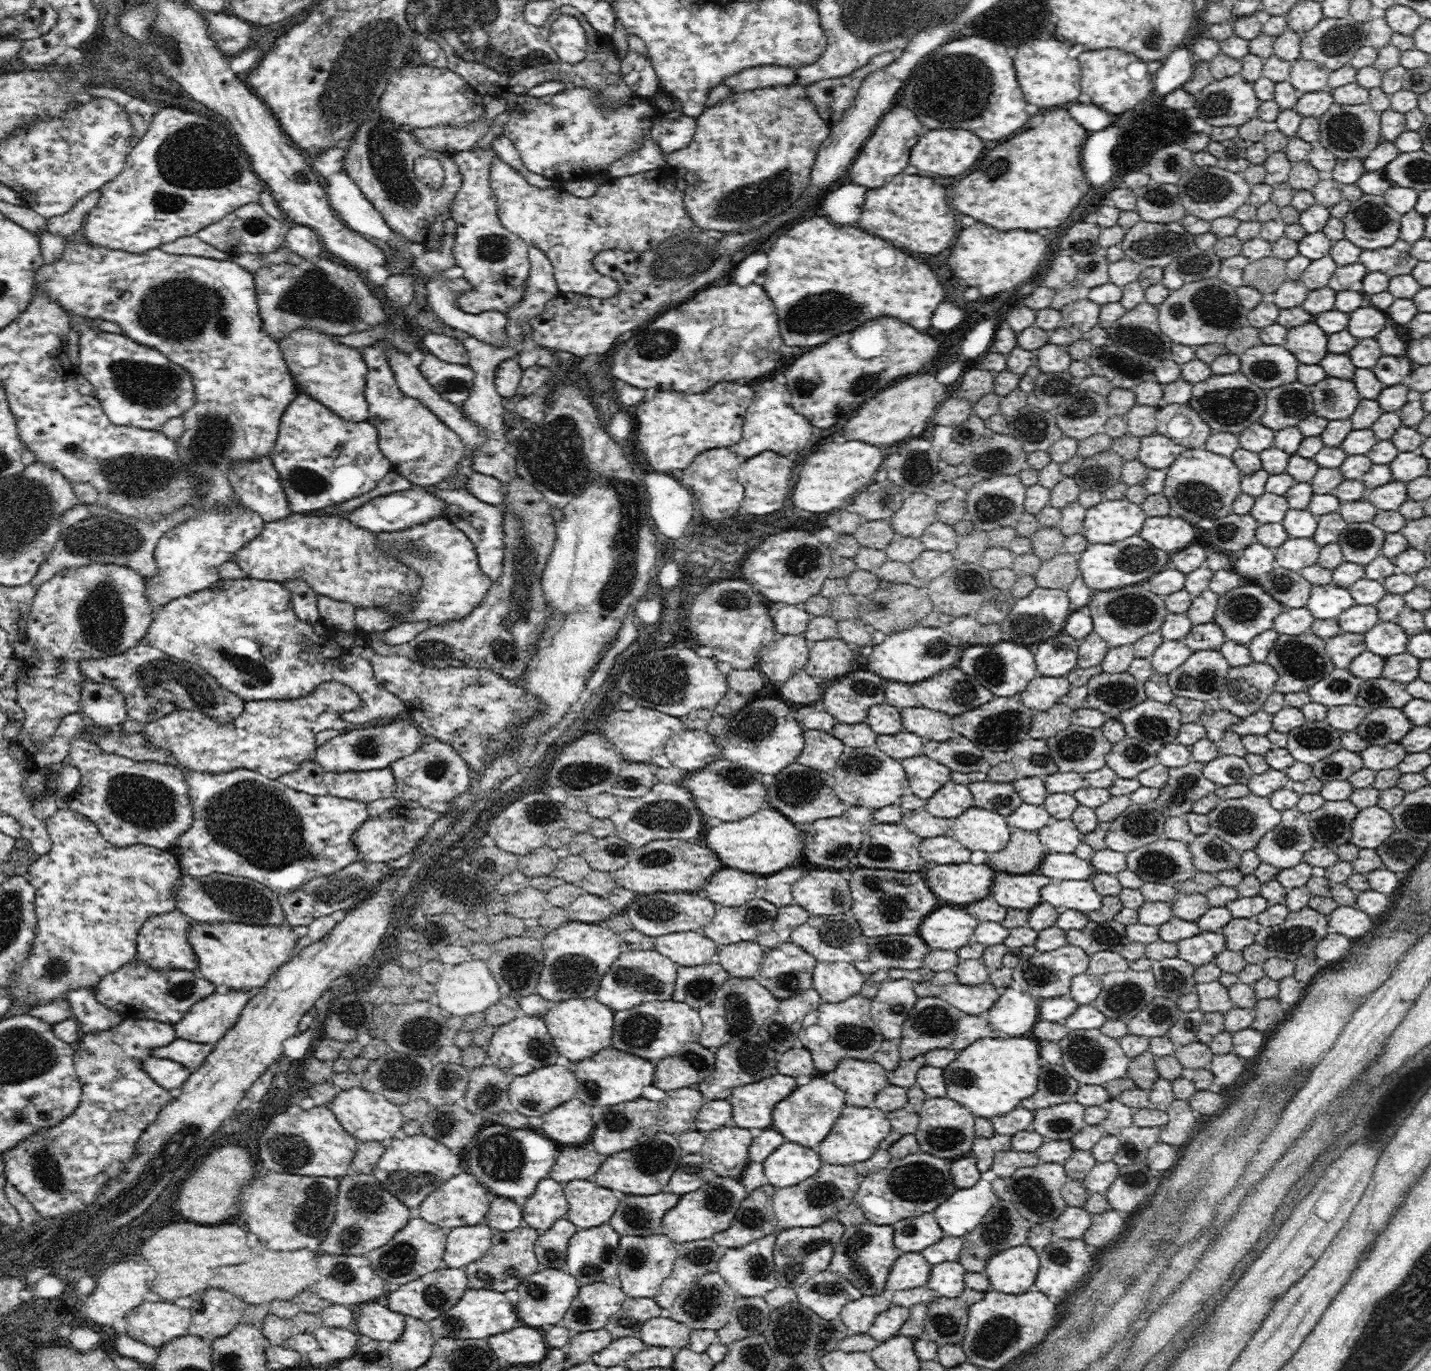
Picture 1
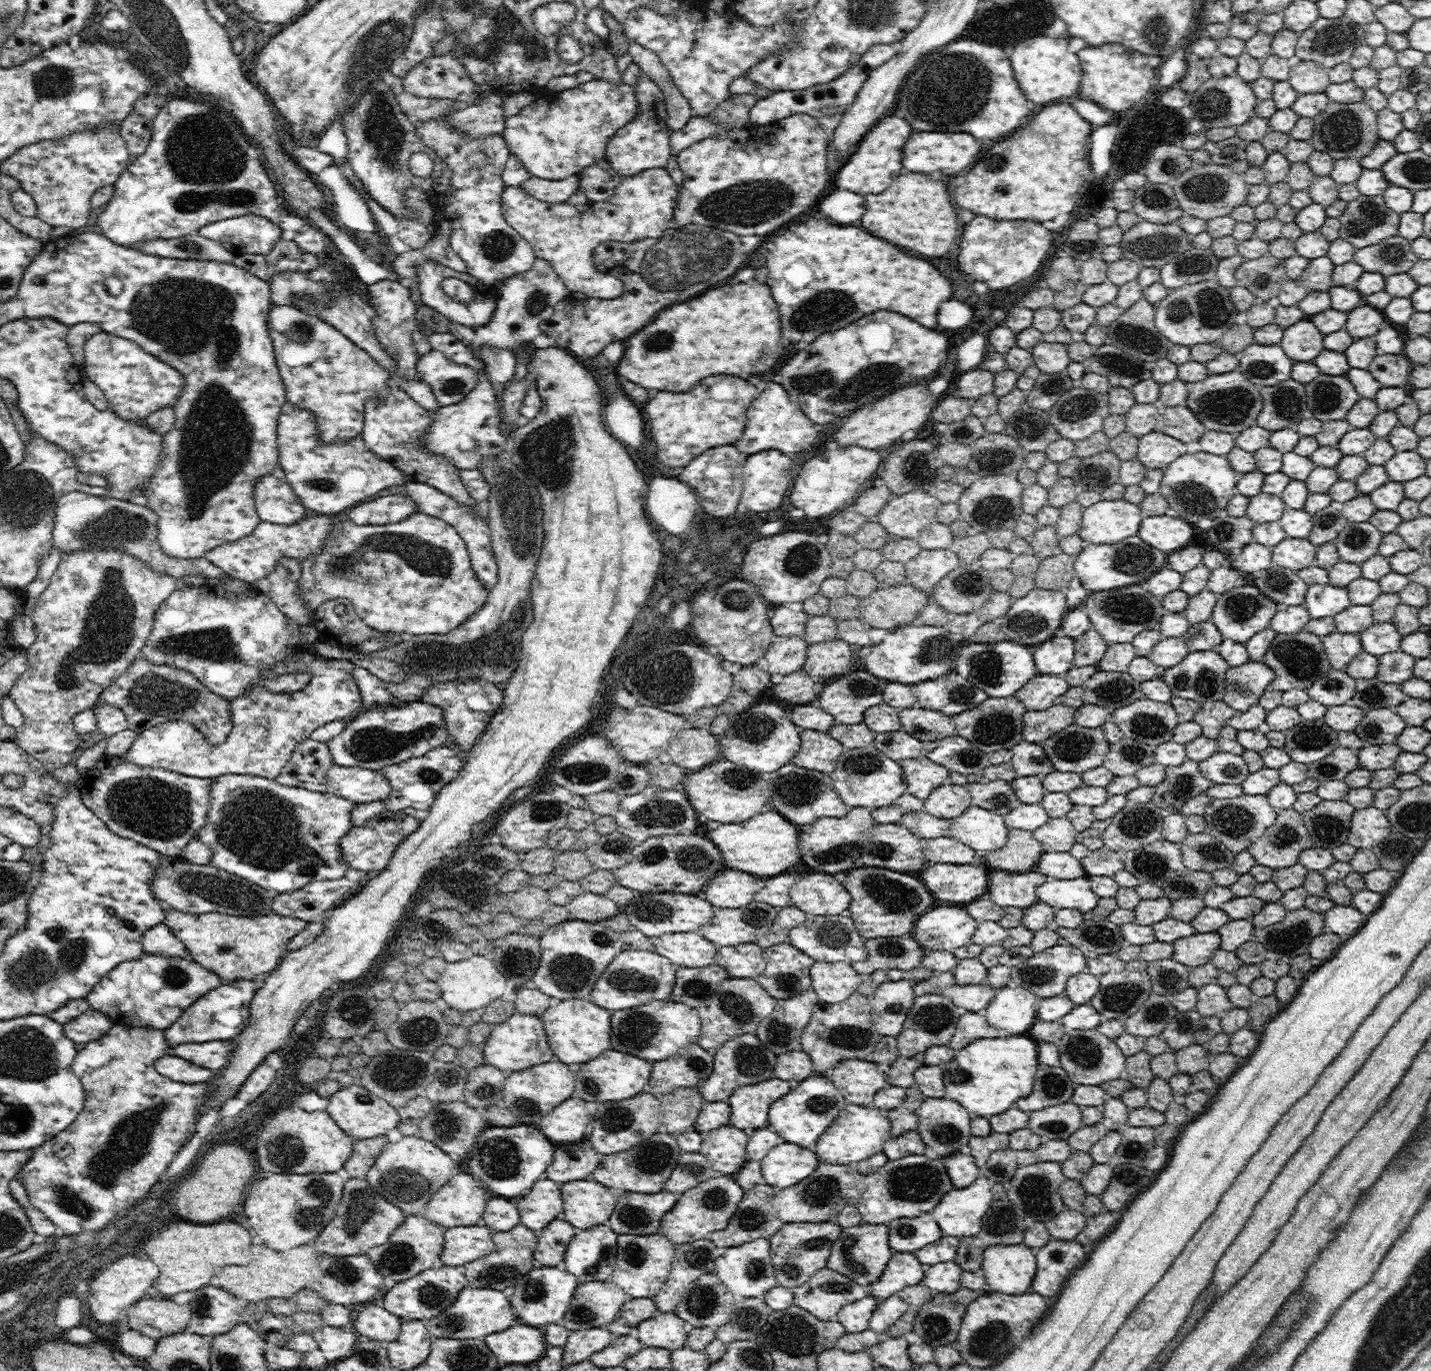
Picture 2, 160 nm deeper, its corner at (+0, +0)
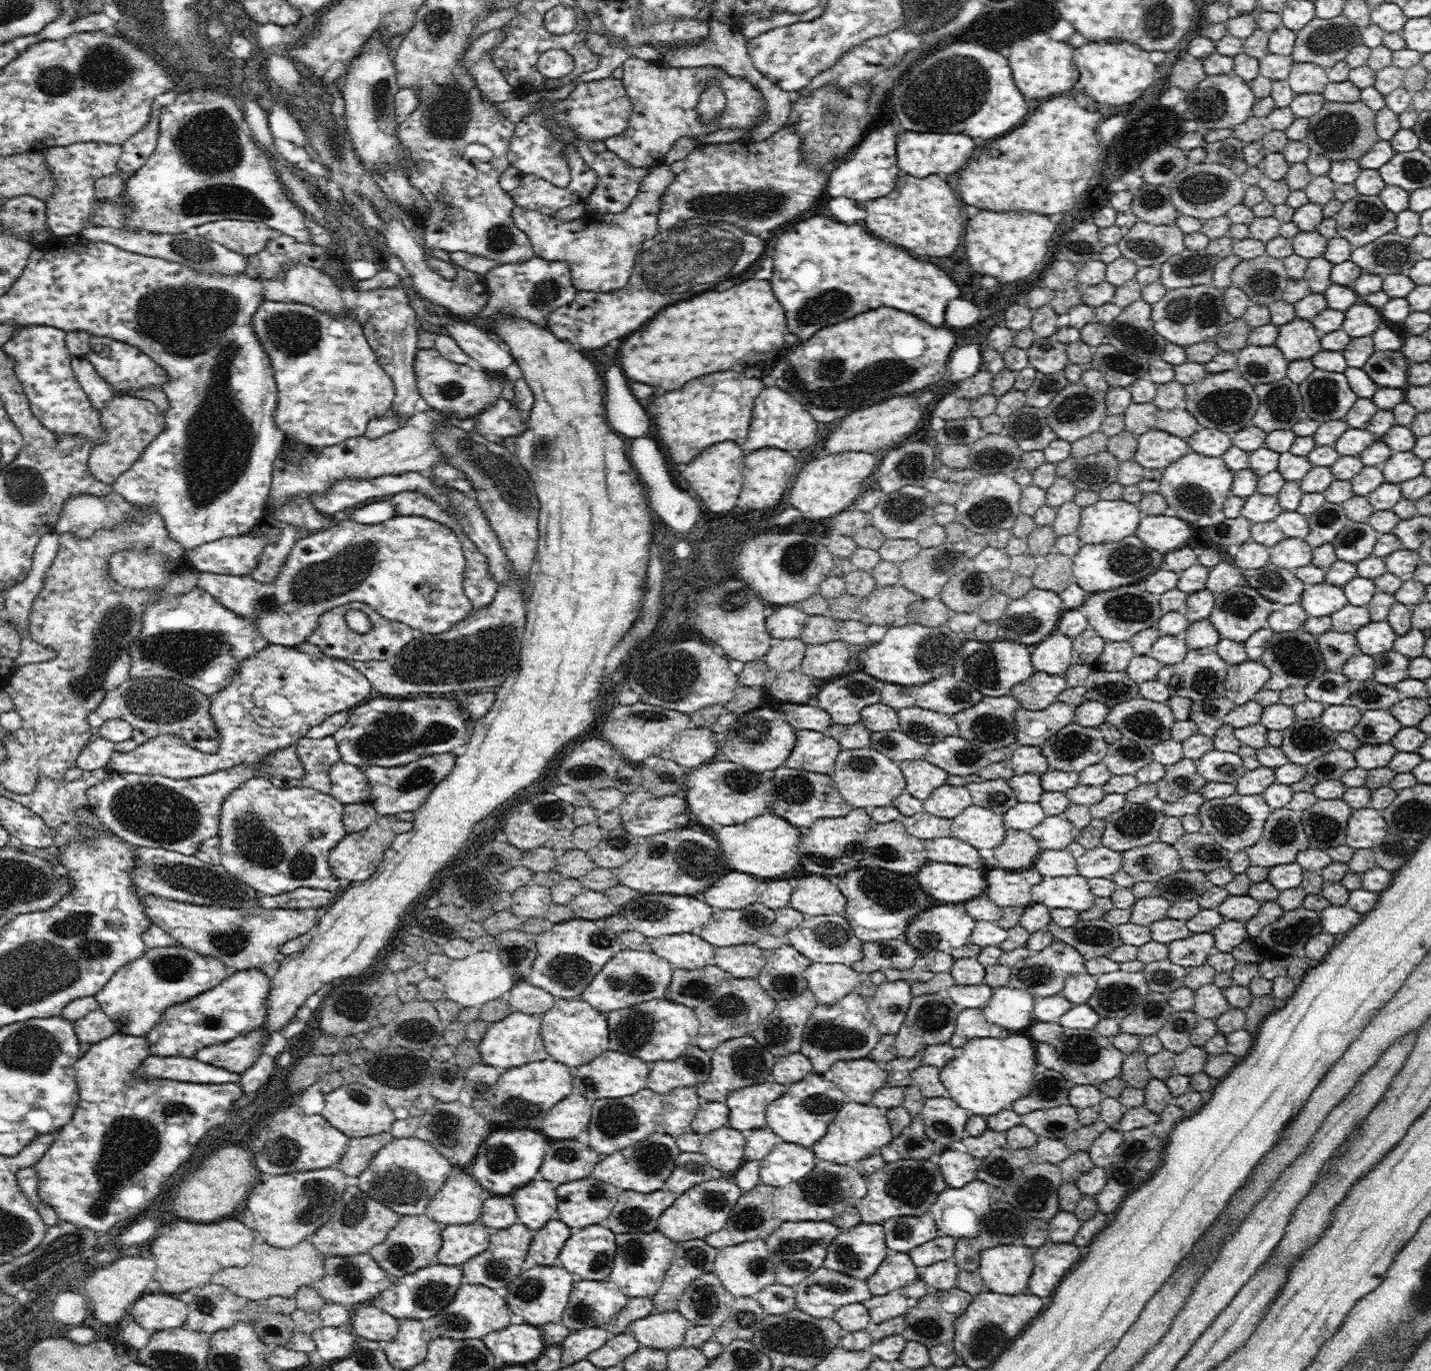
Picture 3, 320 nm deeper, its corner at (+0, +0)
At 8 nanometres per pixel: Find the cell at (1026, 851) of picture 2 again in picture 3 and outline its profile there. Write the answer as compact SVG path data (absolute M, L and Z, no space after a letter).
M1007 830L1000 846L994 849L990 866L1006 870L1026 870L1034 867L1041 852L1038 841L1030 832Z

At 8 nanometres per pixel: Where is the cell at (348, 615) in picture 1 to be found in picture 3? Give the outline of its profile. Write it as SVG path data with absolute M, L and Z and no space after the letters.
M342 604L336 608L332 607L328 612L324 612L320 616L317 629L307 638L307 641L314 644L314 646L318 646L320 653L324 653L326 656L353 663L355 661L386 660L393 657L406 644L410 644L417 635L408 625L385 619L380 614L374 614L372 617L368 616L368 619L372 621L370 632L356 632L347 625L345 619L349 610L352 610L352 604Z

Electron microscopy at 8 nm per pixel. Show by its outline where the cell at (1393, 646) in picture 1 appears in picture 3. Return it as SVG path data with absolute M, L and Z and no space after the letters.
M1370 621L1355 632L1357 643L1362 653L1376 655L1393 648L1393 642L1397 639L1390 623L1384 621Z

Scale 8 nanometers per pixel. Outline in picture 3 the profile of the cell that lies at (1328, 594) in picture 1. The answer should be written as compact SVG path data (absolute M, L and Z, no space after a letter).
M1328 584L1306 586L1301 598L1301 606L1308 616L1328 616L1341 610L1349 603L1343 587Z

